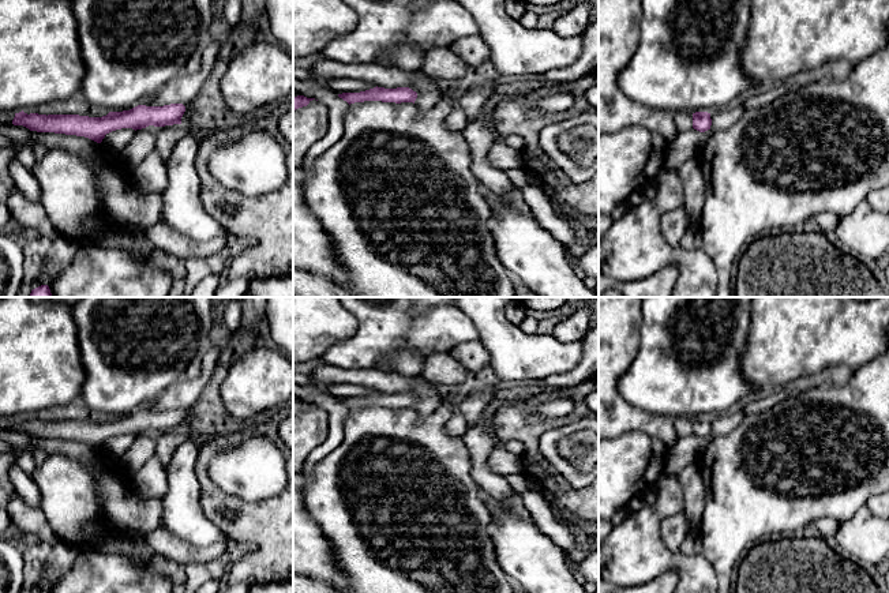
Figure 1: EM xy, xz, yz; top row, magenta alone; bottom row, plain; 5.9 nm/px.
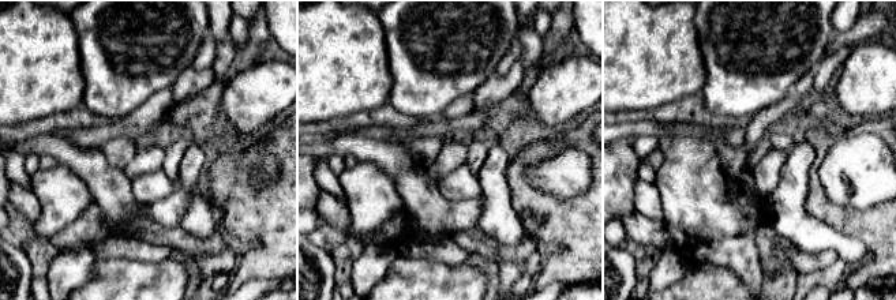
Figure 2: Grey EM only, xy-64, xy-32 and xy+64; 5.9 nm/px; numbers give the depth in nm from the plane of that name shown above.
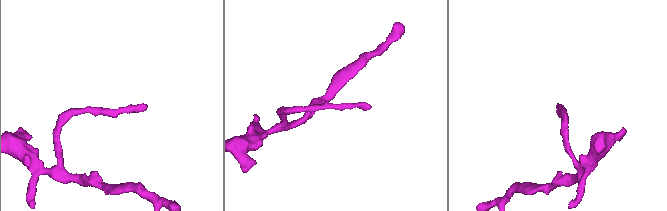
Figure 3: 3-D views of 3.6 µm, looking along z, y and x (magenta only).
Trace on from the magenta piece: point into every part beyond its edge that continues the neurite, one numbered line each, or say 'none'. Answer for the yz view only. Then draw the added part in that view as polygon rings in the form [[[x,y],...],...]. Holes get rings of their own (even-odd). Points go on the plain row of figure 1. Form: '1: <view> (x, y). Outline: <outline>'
none

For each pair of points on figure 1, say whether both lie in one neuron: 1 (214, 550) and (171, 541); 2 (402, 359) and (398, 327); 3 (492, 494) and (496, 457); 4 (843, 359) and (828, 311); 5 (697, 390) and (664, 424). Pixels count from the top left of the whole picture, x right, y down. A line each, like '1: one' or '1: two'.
1: one
2: two
3: two
4: one
5: two

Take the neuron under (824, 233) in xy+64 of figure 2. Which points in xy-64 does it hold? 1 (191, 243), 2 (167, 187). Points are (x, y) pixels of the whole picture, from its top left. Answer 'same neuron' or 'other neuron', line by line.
1: other neuron
2: other neuron

